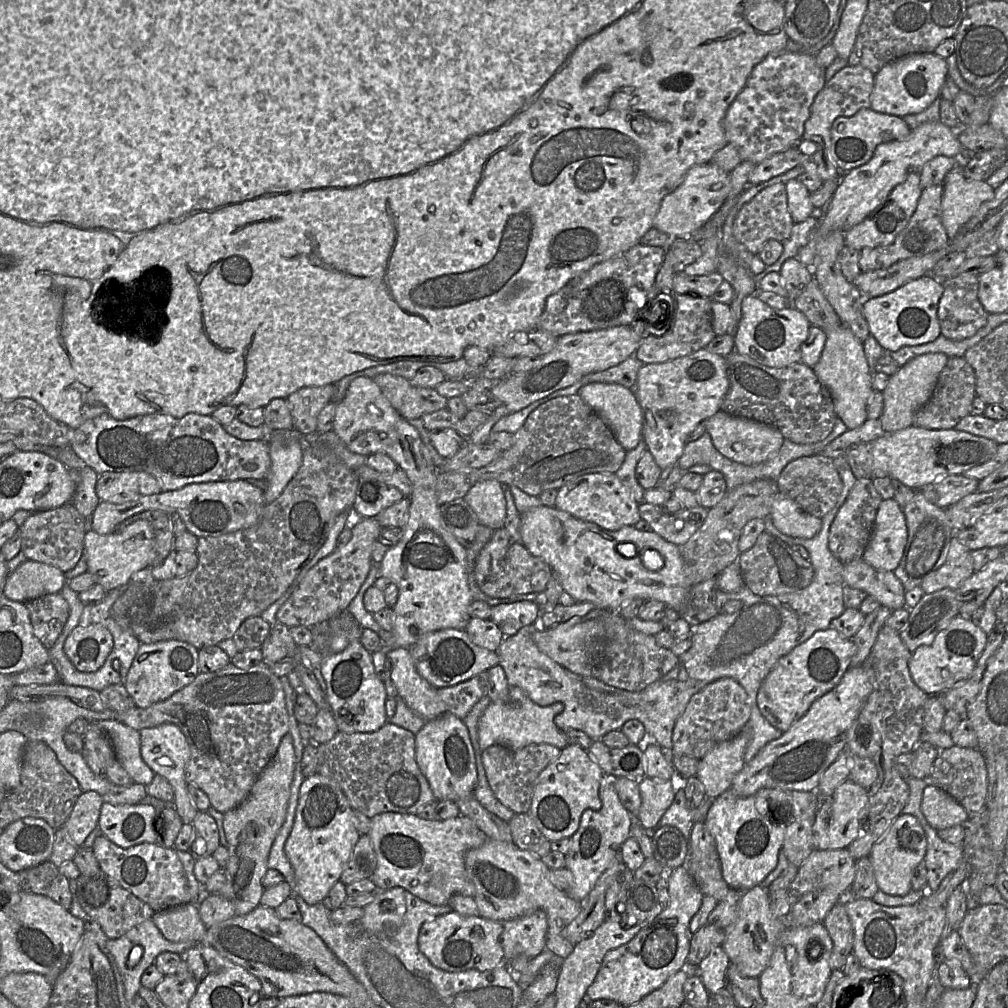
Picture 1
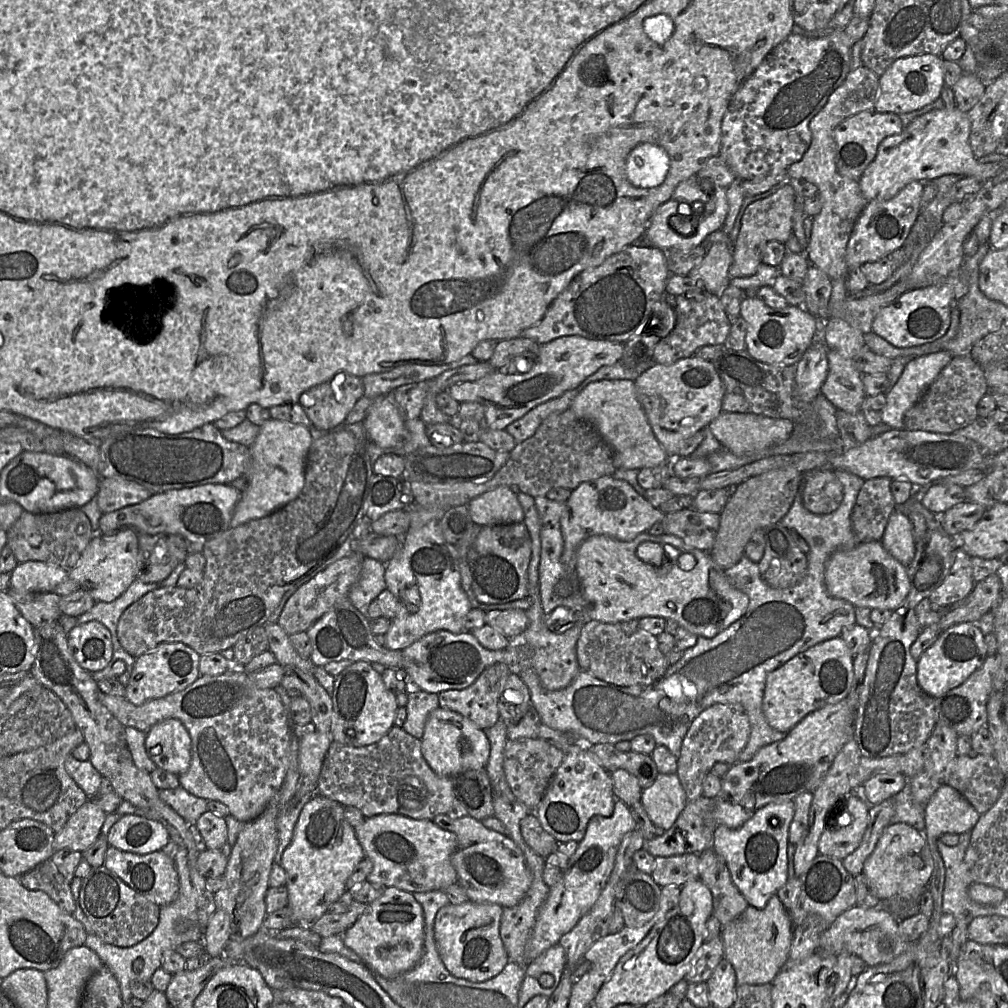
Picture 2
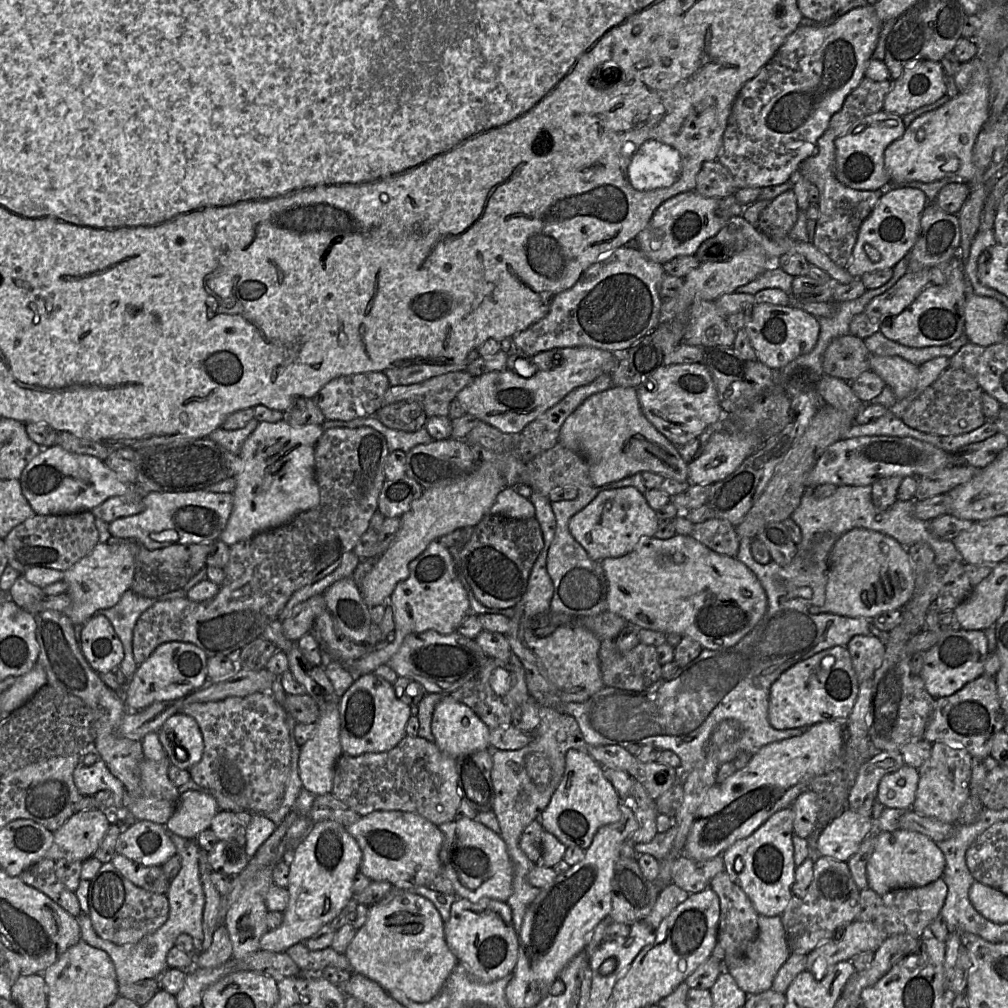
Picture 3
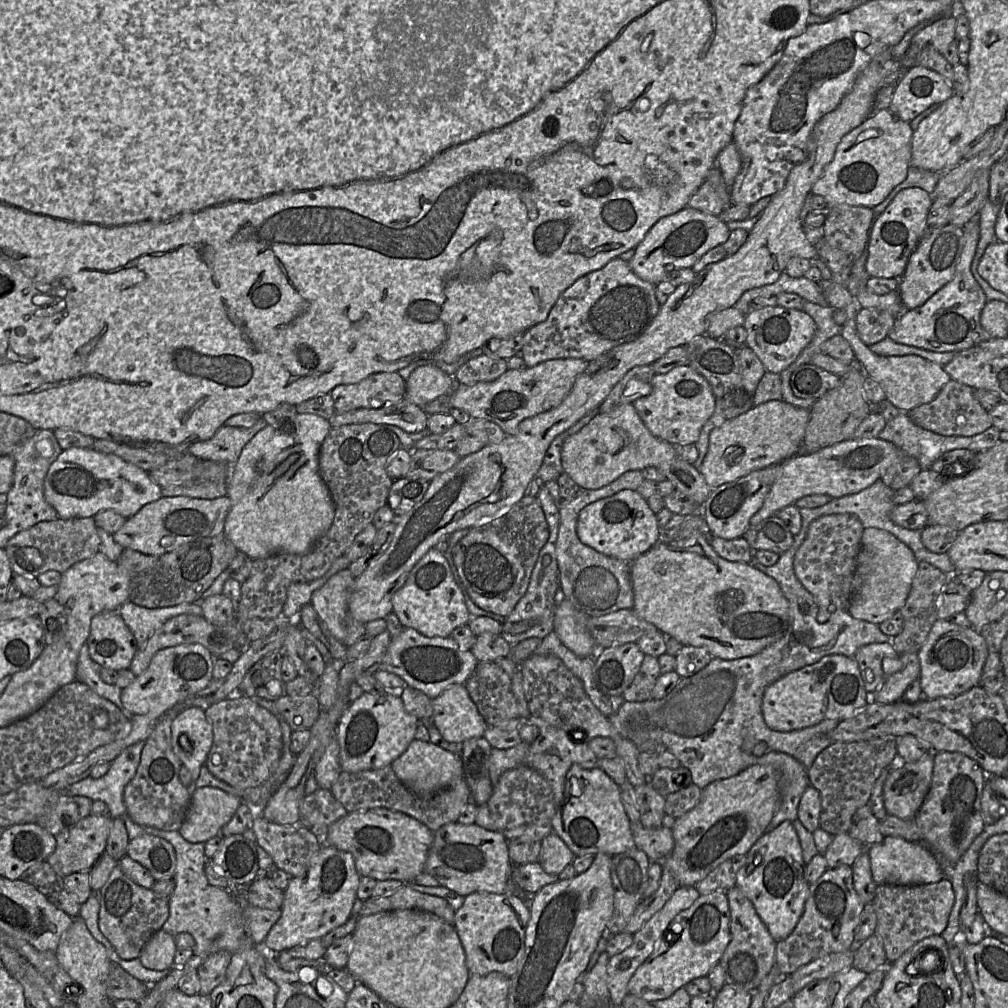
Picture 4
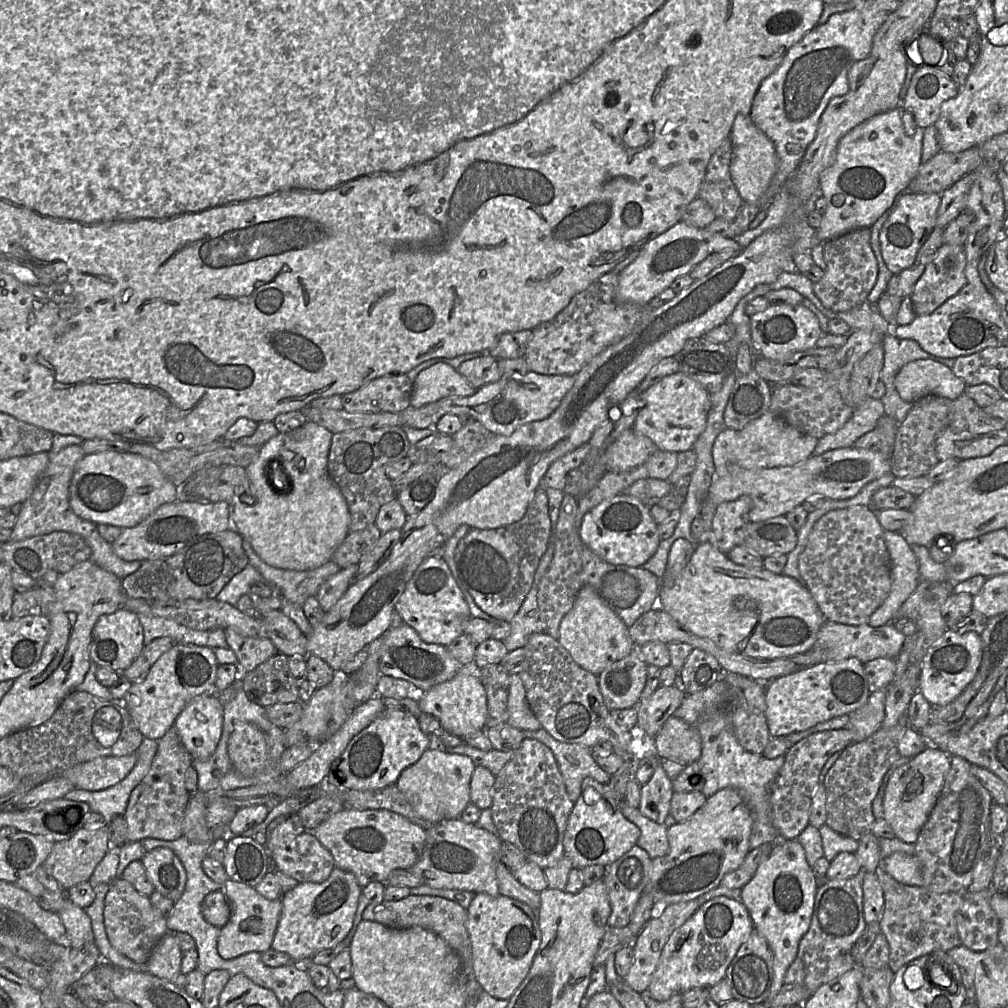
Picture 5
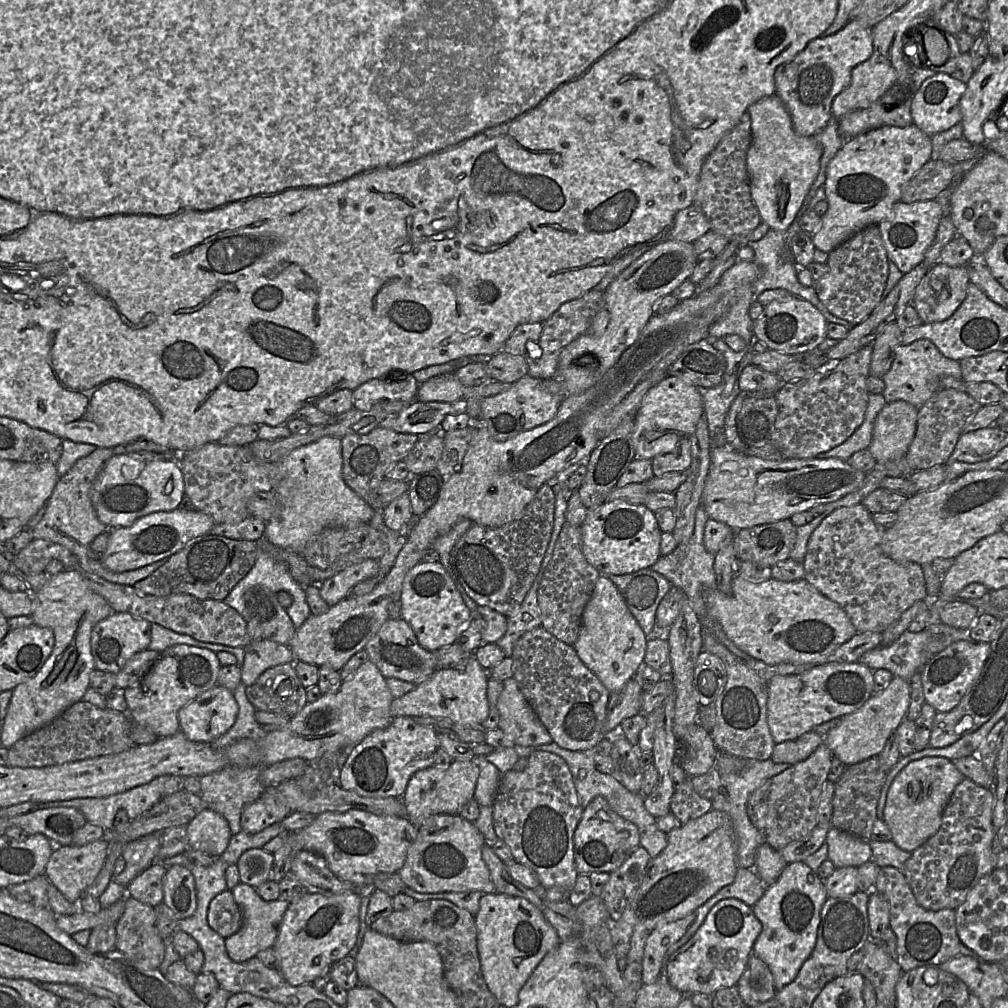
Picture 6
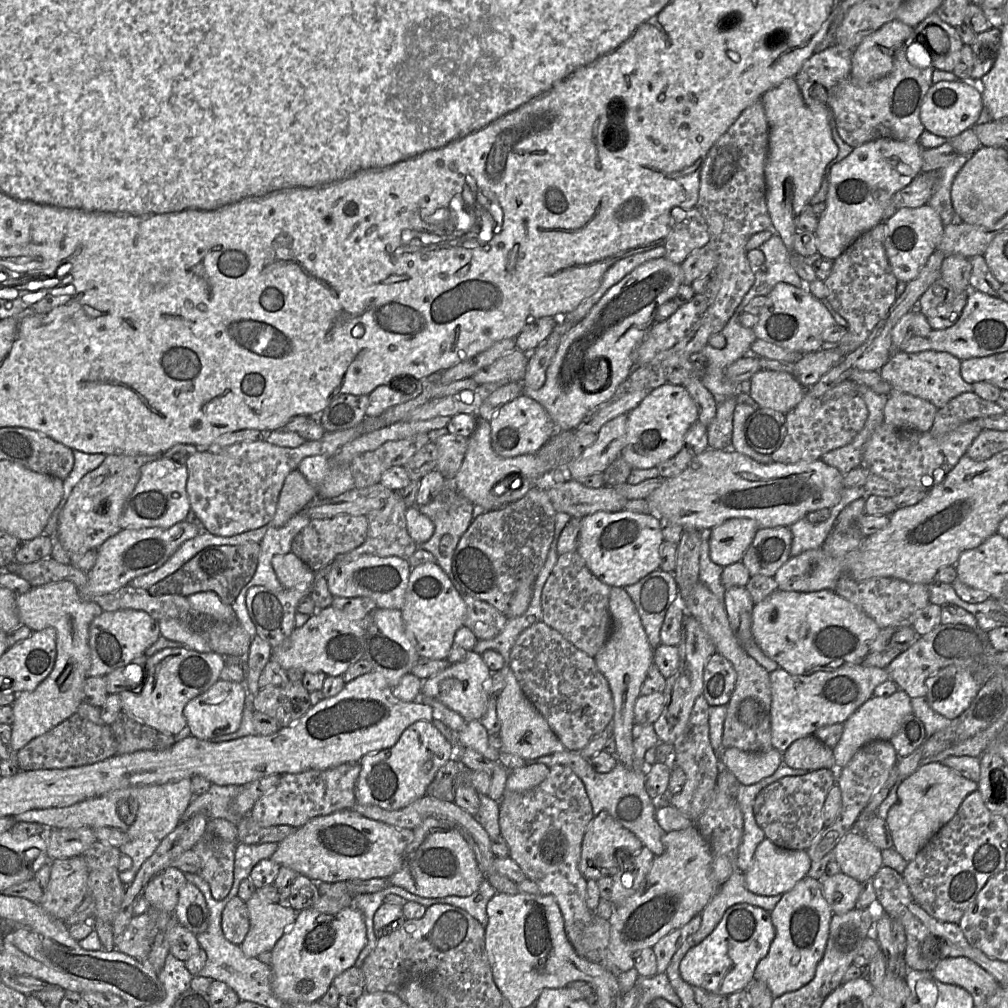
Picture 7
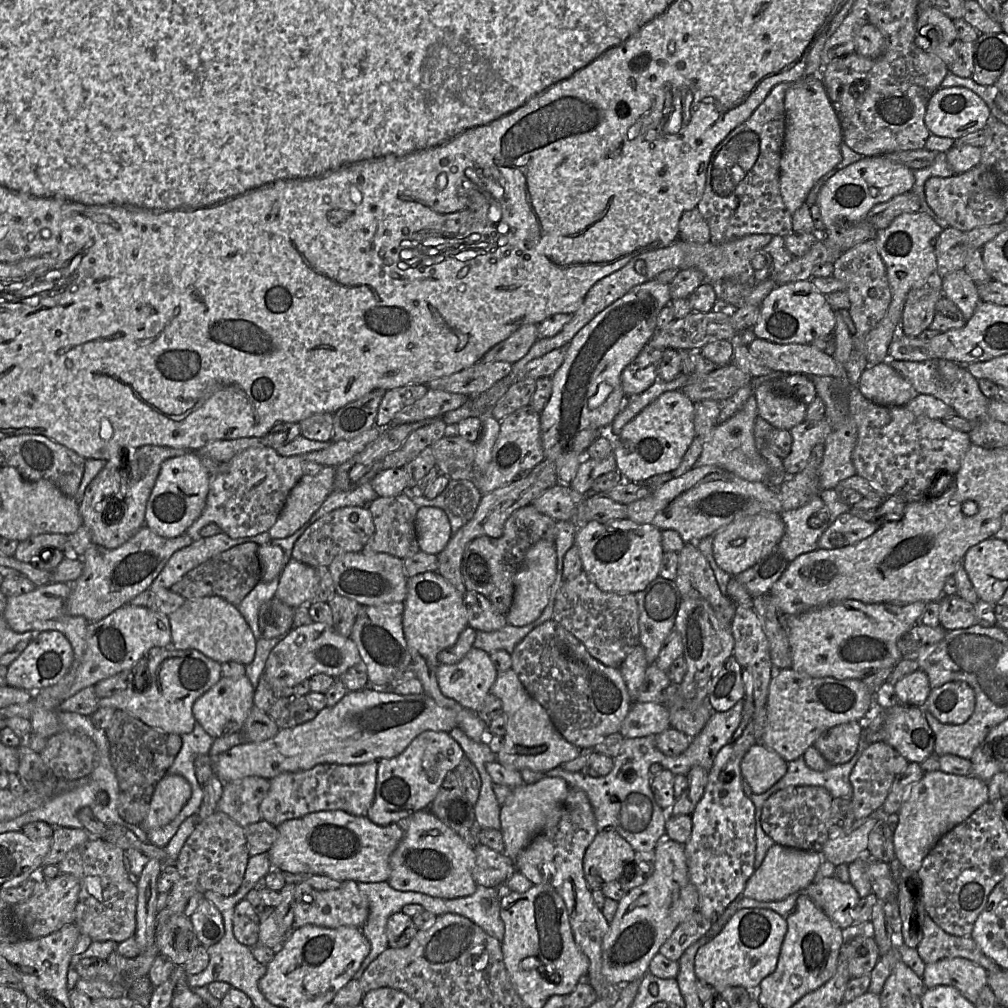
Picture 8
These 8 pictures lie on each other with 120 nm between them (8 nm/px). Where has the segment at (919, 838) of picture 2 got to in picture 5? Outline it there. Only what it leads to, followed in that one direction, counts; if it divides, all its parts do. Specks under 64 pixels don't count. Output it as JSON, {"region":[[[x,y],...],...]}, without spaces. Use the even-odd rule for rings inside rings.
{"region":[[[896,852],[880,862],[880,867],[897,882],[910,886],[922,886],[921,864],[917,857]]]}

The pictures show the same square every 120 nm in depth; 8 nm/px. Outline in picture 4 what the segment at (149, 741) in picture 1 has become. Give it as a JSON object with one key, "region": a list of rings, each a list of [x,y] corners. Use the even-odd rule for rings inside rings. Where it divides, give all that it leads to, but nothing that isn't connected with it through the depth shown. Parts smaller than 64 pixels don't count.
{"region":[[[194,707],[177,715],[171,725],[171,743],[182,765],[191,773],[192,781],[188,789],[192,795],[197,789],[195,782],[213,743],[213,729],[205,715],[205,709]],[[181,735],[187,736],[190,750],[179,745]]]}

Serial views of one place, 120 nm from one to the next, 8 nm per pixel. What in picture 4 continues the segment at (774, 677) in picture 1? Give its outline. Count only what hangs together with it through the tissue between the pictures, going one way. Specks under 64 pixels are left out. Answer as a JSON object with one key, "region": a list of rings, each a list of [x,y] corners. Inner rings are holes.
{"region":[[[832,654],[771,684],[764,693],[762,714],[770,729],[790,732],[815,726],[825,720],[847,720],[870,702],[871,694],[864,688],[854,657]]]}

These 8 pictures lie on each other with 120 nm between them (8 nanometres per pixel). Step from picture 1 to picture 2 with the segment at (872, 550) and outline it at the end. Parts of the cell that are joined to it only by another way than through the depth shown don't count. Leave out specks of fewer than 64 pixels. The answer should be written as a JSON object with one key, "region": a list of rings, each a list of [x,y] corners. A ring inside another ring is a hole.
{"region":[[[898,506],[889,516],[880,542],[884,549],[902,565],[907,567],[913,560],[915,555],[913,526]]]}

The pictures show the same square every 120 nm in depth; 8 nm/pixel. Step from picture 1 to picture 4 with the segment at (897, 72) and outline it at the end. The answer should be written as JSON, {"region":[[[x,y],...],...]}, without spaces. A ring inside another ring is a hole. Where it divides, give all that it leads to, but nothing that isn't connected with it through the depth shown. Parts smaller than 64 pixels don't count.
{"region":[[[915,66],[903,70],[895,84],[890,111],[903,121],[910,122],[933,105],[942,104],[955,93],[938,72]]]}

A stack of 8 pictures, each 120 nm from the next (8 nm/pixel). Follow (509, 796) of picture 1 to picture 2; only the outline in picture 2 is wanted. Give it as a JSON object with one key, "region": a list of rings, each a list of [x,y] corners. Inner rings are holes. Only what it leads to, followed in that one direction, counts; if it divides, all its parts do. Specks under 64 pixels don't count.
{"region":[[[540,738],[507,741],[504,749],[503,770],[515,799],[535,812],[564,755],[563,750]]]}

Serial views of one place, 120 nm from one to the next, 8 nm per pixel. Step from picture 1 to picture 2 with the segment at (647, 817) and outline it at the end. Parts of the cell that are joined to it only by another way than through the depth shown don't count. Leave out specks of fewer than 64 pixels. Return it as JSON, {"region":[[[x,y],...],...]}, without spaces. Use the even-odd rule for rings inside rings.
{"region":[[[659,773],[654,783],[642,790],[641,803],[655,826],[669,829],[687,803],[677,774]]]}

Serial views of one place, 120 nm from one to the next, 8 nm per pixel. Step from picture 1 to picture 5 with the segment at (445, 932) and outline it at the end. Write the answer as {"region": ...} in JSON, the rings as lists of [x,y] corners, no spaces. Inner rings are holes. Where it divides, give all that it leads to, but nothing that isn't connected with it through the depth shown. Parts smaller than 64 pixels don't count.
{"region":[[[487,893],[475,894],[467,915],[475,977],[488,994],[509,1000],[529,973],[540,946],[541,931],[537,916],[524,902]]]}

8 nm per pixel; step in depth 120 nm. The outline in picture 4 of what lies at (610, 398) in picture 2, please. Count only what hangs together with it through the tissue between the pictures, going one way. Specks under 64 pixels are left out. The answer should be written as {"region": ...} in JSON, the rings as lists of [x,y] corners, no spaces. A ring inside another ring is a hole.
{"region":[[[631,403],[621,404],[607,413],[597,411],[585,426],[566,439],[561,451],[561,462],[563,473],[568,474],[582,489],[599,489],[612,483],[626,472],[655,467],[674,484],[677,491],[691,497],[700,508],[712,490],[703,475],[678,455],[674,445],[655,437],[647,429]]]}

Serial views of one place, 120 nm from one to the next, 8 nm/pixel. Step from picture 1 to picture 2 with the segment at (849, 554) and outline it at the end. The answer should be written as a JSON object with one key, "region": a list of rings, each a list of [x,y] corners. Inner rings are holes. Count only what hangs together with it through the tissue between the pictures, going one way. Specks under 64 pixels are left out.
{"region":[[[892,479],[864,481],[851,513],[851,525],[859,543],[880,541],[890,514],[897,508],[891,493]]]}

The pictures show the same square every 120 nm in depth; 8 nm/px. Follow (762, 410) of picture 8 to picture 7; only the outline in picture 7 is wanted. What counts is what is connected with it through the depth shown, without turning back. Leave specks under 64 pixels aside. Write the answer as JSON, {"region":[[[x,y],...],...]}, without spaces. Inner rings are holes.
{"region":[[[760,370],[749,380],[749,395],[759,407],[787,414],[803,399],[807,390],[790,373]]]}

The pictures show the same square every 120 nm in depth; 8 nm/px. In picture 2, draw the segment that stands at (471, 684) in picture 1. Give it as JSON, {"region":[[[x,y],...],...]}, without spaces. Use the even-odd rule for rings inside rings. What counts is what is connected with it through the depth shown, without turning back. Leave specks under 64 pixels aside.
{"region":[[[505,664],[493,665],[469,687],[439,693],[439,707],[461,714],[481,729],[488,729],[500,719],[498,701],[511,673]]]}

